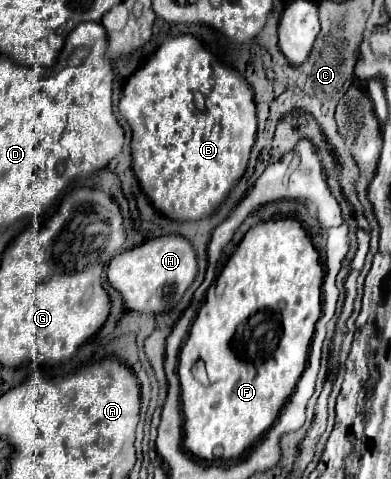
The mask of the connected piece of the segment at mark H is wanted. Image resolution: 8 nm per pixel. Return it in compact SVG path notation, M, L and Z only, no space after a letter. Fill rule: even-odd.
M160 236L116 254L108 266L108 282L122 294L128 310L158 314L174 308L196 278L196 250L184 236Z

